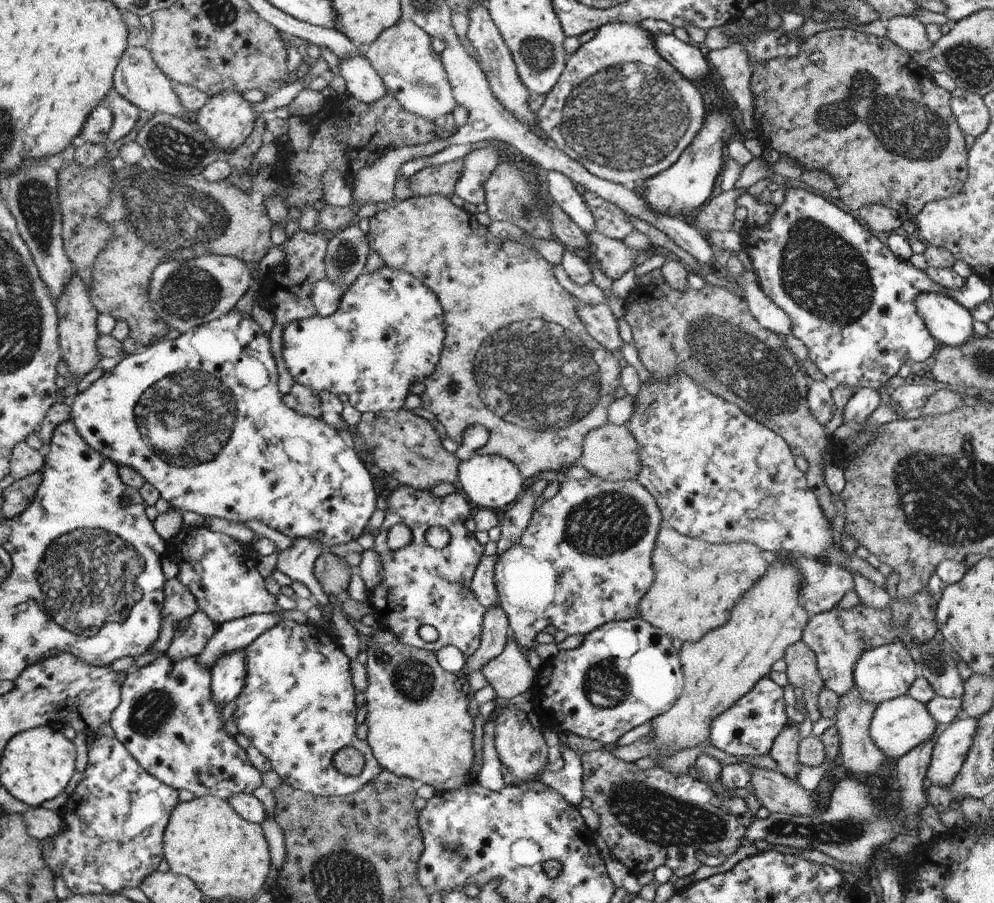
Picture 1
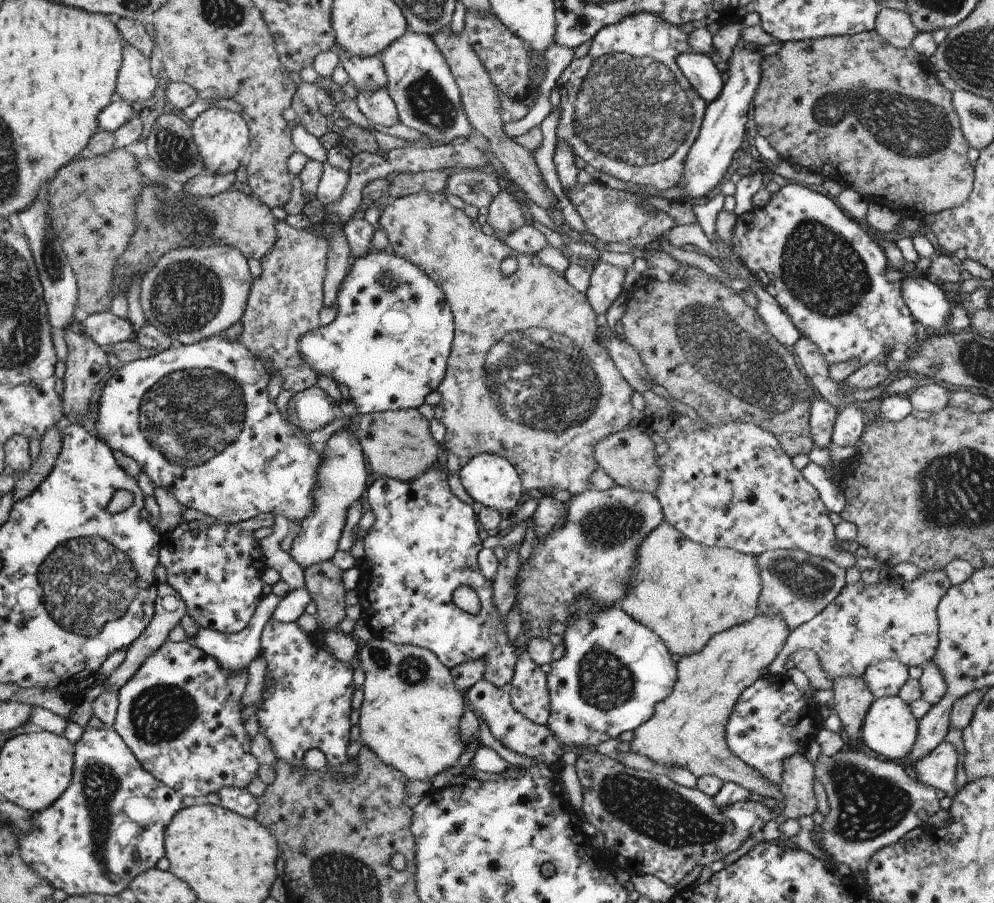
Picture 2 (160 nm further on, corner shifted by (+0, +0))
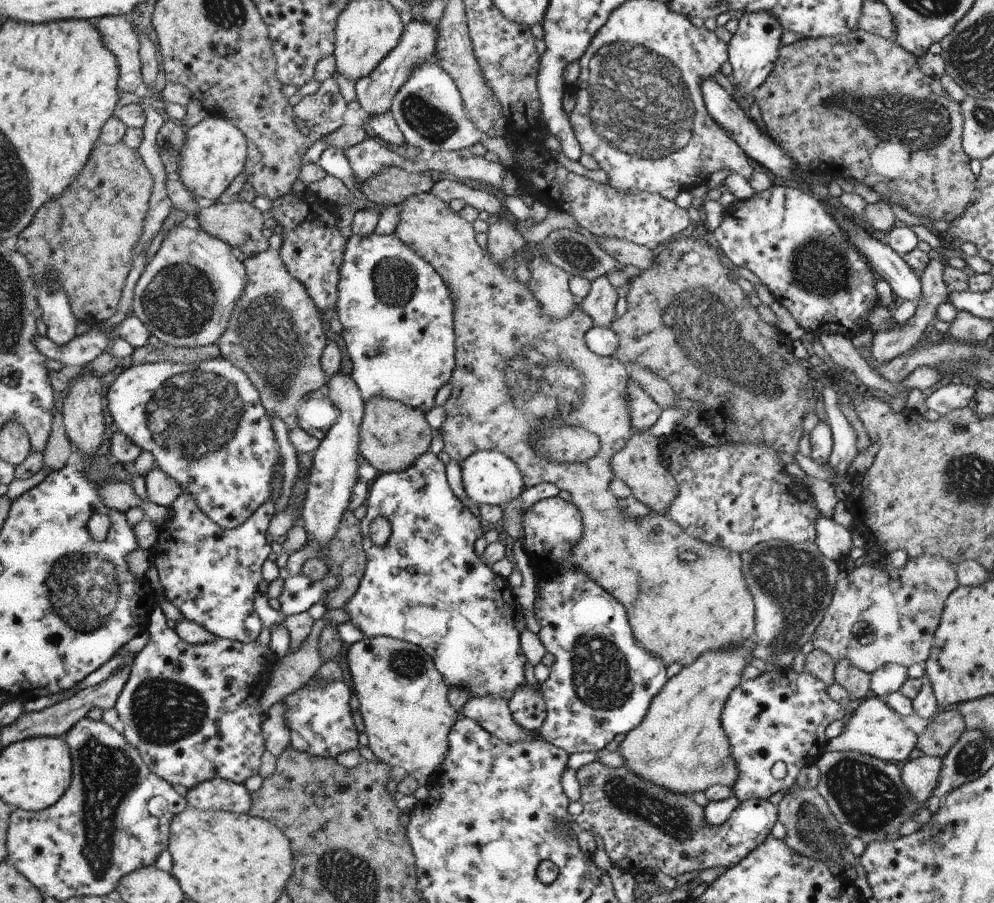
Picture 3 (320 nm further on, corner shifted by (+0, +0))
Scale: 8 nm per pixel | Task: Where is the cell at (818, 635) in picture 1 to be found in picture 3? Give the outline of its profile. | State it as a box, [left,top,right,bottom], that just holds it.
[811,553,959,674]

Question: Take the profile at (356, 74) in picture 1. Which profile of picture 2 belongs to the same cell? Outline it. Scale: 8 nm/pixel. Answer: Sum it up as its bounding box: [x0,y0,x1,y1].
[357,88,399,128]

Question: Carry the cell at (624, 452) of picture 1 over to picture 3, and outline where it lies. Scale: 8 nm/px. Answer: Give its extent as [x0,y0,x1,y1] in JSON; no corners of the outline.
[611,432,679,516]

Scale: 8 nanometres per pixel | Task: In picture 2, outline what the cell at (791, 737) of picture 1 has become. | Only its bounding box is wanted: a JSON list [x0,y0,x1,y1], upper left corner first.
[779,752,816,820]

